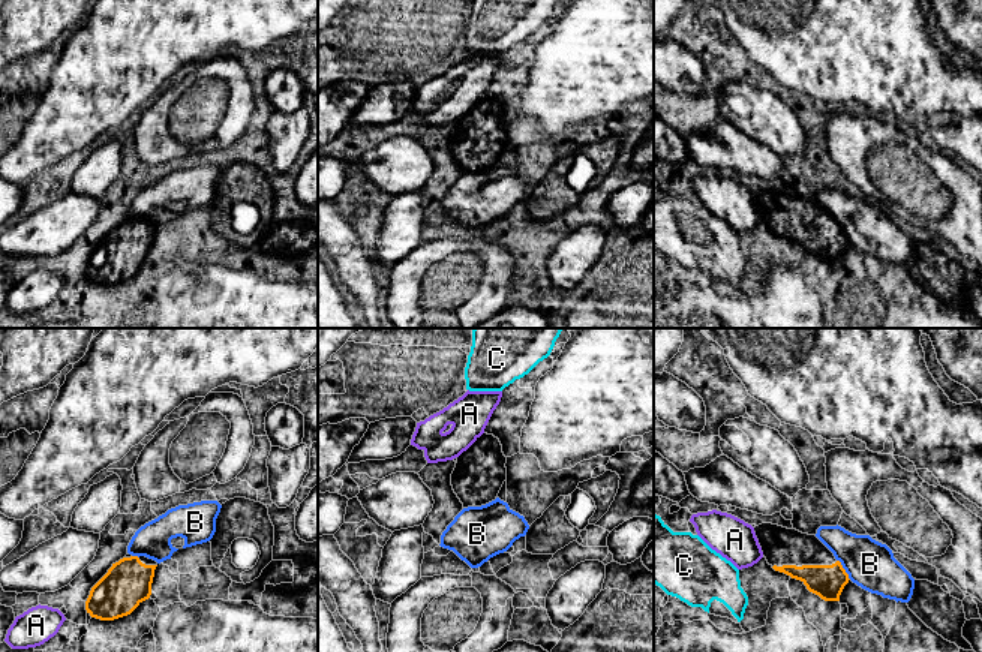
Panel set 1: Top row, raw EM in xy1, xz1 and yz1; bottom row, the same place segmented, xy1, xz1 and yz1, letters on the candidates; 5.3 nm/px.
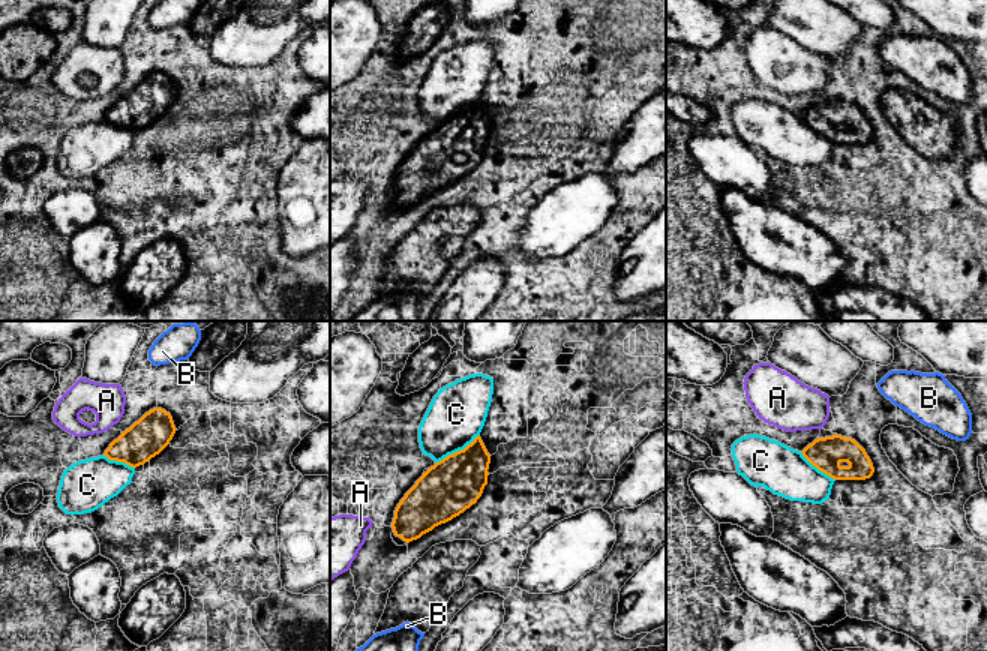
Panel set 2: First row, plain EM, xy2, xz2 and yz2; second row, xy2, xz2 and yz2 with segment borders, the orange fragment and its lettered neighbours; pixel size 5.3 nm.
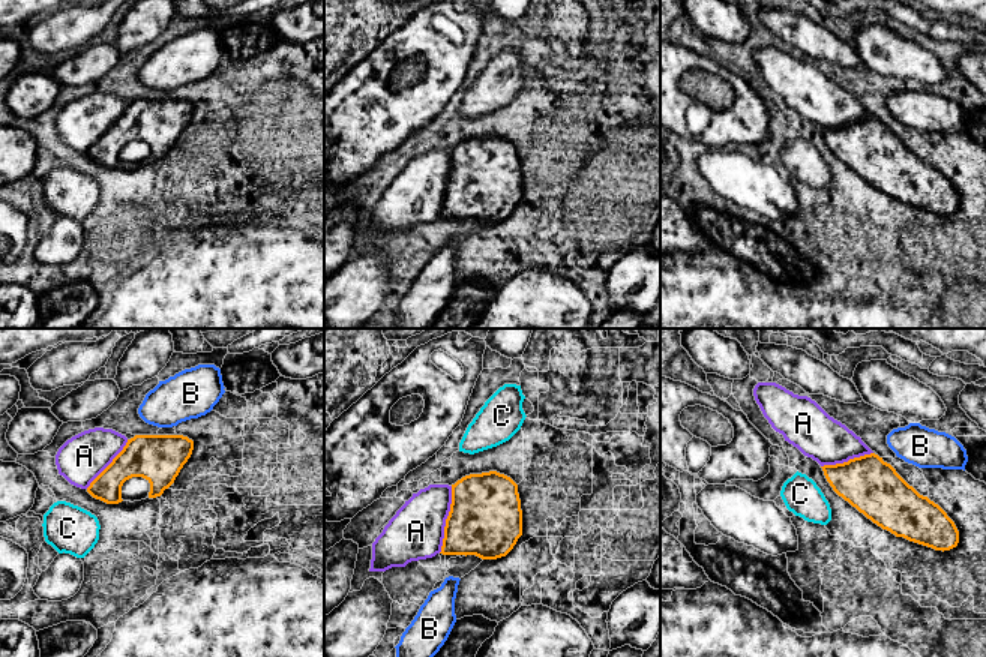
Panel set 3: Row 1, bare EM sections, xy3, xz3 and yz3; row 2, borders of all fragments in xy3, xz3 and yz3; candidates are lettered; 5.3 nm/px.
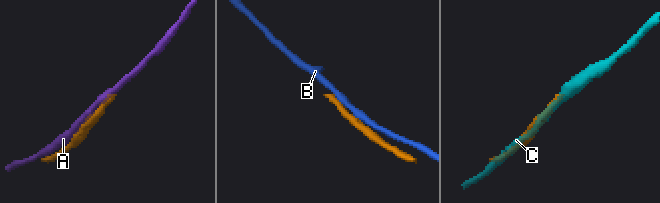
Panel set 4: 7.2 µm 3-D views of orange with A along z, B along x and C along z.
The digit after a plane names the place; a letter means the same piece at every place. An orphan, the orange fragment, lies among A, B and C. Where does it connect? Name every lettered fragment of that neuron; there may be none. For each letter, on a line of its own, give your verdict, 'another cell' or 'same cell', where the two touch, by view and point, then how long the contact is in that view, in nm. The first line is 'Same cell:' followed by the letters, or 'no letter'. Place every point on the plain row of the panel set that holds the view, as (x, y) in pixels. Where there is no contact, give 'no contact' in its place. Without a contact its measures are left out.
Same cell: no letter
A: another cell | xz3 (446, 183) | 360 nm
B: another cell | yz1 (844, 234) | 130 nm
C: another cell | xz2 (456, 116) | 280 nm

